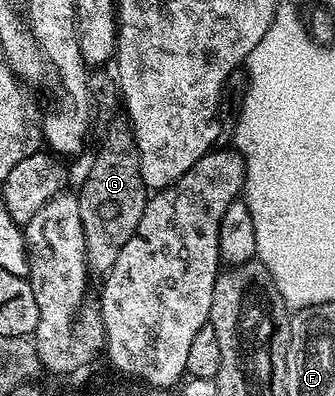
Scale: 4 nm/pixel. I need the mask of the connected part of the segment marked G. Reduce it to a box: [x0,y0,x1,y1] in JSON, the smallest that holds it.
[77,116,149,274]

